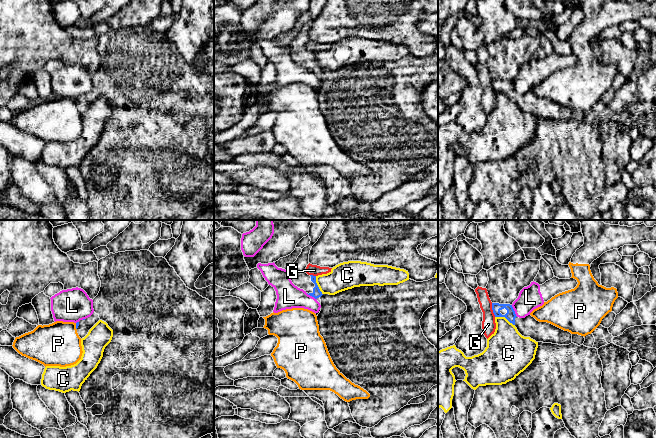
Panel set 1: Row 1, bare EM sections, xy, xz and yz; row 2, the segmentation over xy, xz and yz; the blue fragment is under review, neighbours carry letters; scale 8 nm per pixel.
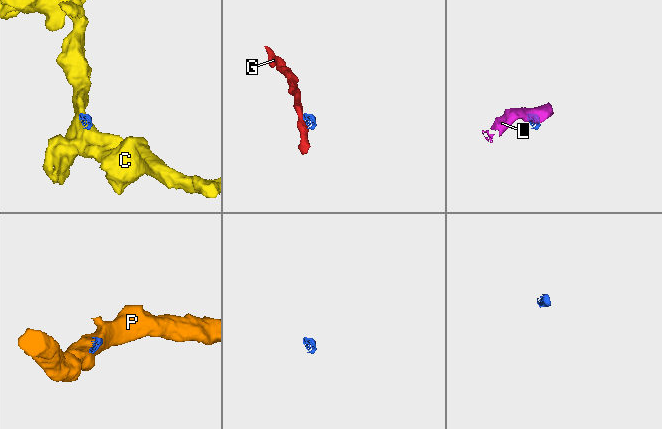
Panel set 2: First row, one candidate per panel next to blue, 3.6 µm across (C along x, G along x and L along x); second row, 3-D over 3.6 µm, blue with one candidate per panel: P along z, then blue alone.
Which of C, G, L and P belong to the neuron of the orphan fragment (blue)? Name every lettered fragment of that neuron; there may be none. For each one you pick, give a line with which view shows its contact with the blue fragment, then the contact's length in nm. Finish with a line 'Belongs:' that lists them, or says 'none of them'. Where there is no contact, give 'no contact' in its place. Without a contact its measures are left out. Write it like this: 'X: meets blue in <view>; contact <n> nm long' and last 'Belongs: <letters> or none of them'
Belongs: none of them

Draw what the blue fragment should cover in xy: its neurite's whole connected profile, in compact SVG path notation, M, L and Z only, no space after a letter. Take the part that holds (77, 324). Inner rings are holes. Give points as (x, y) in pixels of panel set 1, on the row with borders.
M93 312L93 314L85 320L80 320L76 323L76 329L79 337L84 338L89 330L100 320L99 315Z

